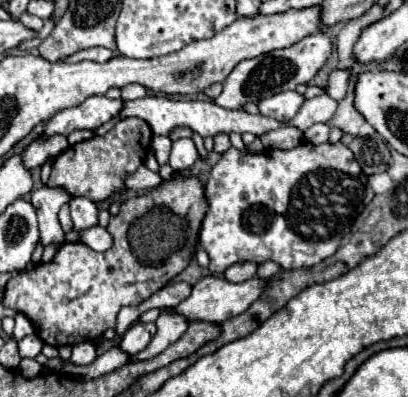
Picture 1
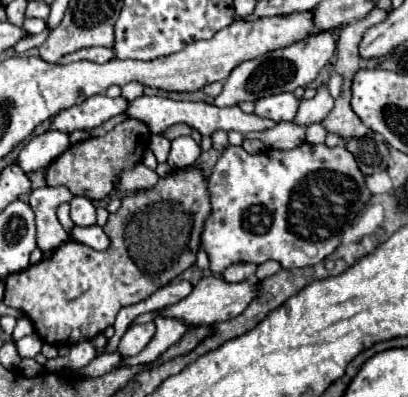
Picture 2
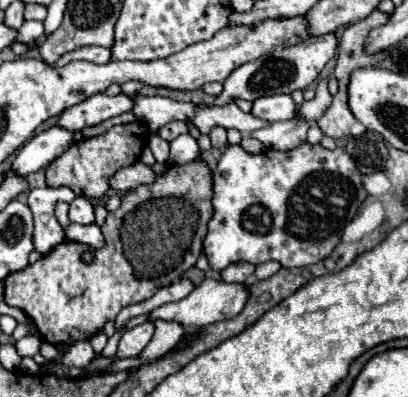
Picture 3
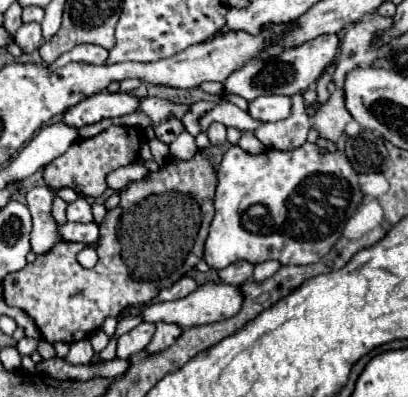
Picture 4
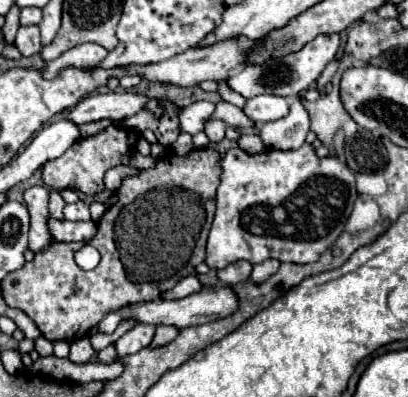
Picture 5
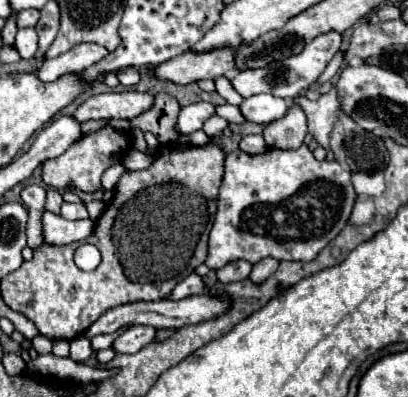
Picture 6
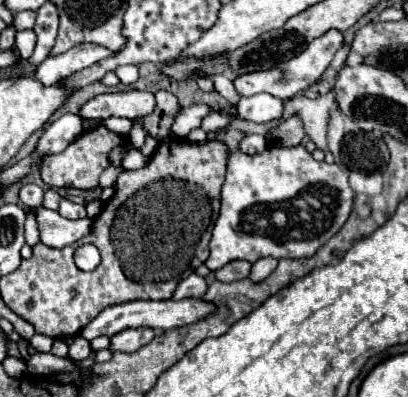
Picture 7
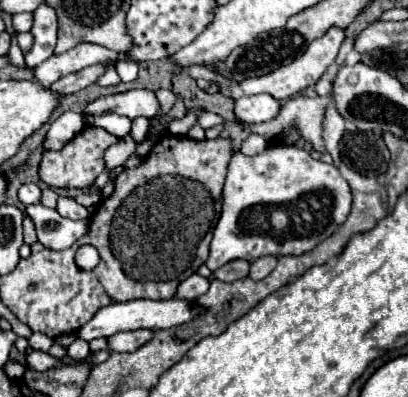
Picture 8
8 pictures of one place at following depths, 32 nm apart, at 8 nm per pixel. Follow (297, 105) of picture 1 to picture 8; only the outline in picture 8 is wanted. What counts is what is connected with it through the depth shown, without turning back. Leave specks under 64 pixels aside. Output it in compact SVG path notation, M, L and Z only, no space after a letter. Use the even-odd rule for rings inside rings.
M256 94L256 96L242 96L234 104L234 114L238 120L246 124L258 124L268 122L276 118L282 110L282 104L268 96L268 94Z

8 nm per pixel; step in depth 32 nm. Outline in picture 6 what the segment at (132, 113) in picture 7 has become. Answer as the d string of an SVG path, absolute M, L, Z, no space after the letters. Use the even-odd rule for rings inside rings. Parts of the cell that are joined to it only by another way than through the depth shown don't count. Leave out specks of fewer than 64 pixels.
M110 92L110 94L98 94L90 96L86 102L82 102L76 112L72 114L80 124L88 120L112 120L112 118L134 118L140 112L150 110L154 98L146 92Z

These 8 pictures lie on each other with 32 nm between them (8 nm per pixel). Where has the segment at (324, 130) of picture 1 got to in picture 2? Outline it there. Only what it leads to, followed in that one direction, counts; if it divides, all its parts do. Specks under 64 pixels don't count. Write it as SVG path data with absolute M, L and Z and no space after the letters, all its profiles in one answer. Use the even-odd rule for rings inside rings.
M312 124L308 130L306 130L306 142L310 144L322 144L328 136L328 130L322 126L322 124Z

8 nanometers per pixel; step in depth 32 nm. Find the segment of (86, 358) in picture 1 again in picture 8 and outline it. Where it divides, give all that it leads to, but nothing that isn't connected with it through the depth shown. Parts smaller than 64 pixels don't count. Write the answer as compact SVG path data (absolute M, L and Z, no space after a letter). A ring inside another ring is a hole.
M76 336L76 340L68 346L68 358L72 358L74 362L84 362L90 358L90 348L88 348L88 342L82 340L80 336Z

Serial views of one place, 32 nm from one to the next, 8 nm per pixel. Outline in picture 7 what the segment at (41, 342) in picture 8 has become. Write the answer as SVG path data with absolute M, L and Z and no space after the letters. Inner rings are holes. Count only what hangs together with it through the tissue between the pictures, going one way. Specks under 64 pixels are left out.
M34 334L32 340L30 340L30 346L32 346L36 352L50 352L52 342L54 342L54 340L48 338L48 336L44 336L44 334Z

